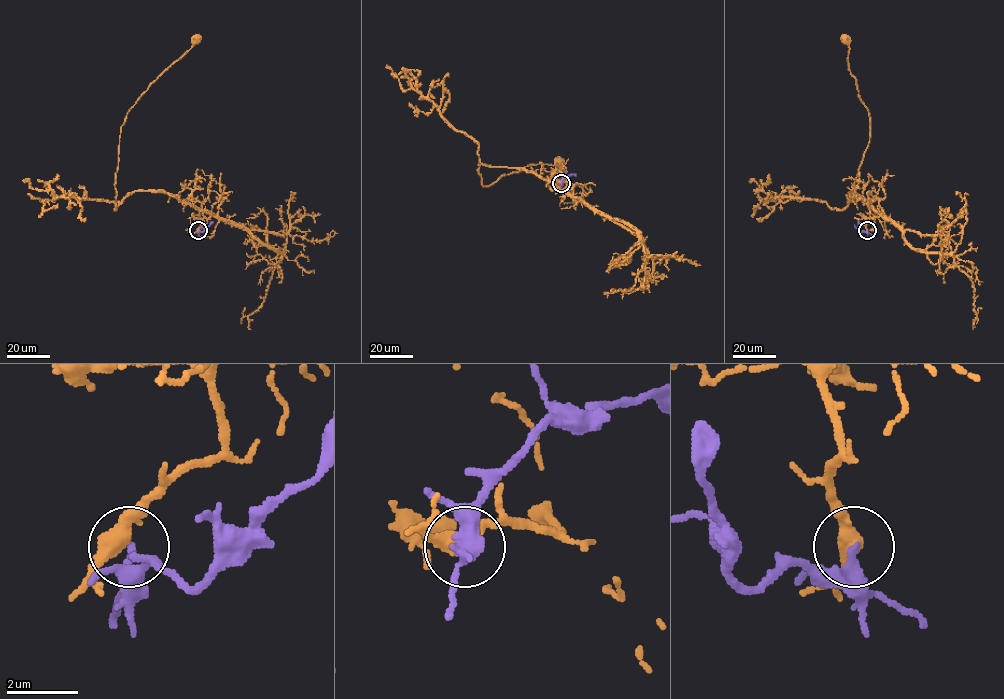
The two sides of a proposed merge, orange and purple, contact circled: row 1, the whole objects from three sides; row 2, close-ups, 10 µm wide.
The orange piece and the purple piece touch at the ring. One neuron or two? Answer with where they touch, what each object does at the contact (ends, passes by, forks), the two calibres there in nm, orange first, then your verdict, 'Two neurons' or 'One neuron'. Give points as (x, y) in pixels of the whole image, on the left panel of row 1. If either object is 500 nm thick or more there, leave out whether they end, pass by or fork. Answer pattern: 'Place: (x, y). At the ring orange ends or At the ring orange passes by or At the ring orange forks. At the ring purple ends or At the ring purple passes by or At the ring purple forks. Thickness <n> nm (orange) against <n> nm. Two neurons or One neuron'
Place: (198, 230). At the ring orange passes by. At the ring purple ends. Thickness 400 nm (orange) against 360 nm. Two neurons

